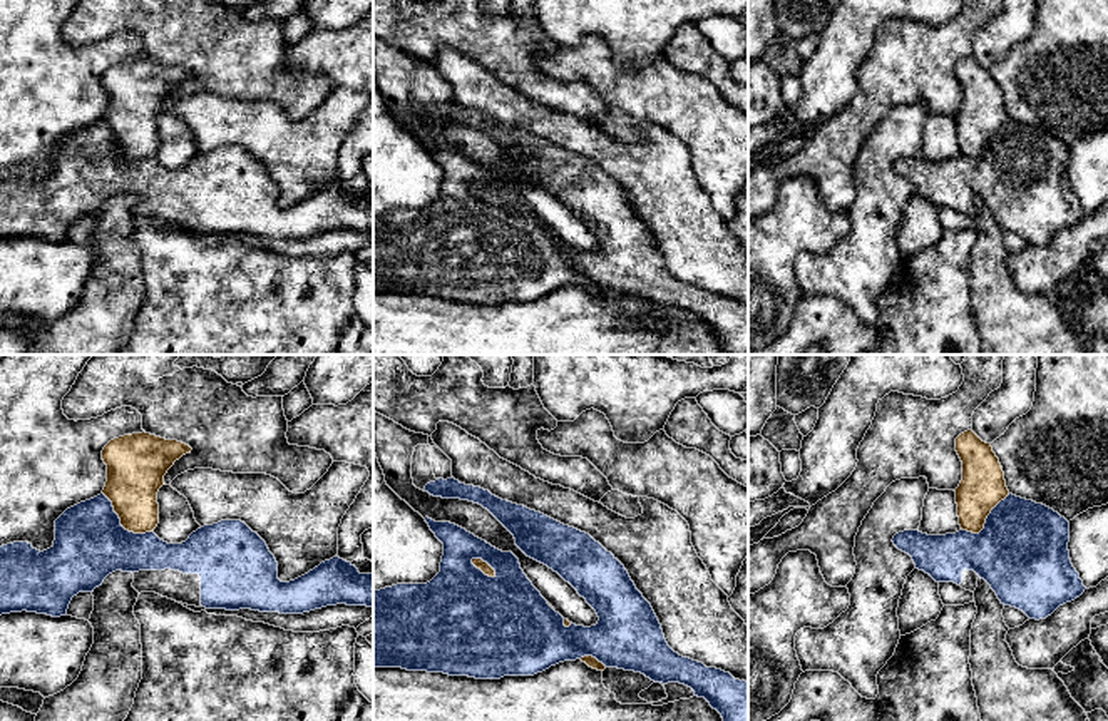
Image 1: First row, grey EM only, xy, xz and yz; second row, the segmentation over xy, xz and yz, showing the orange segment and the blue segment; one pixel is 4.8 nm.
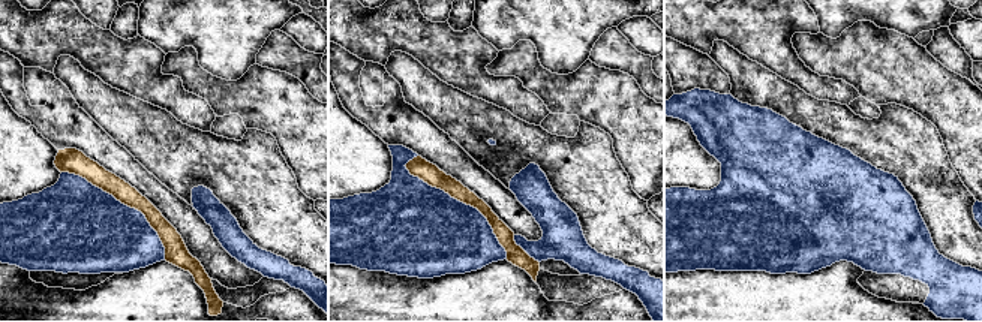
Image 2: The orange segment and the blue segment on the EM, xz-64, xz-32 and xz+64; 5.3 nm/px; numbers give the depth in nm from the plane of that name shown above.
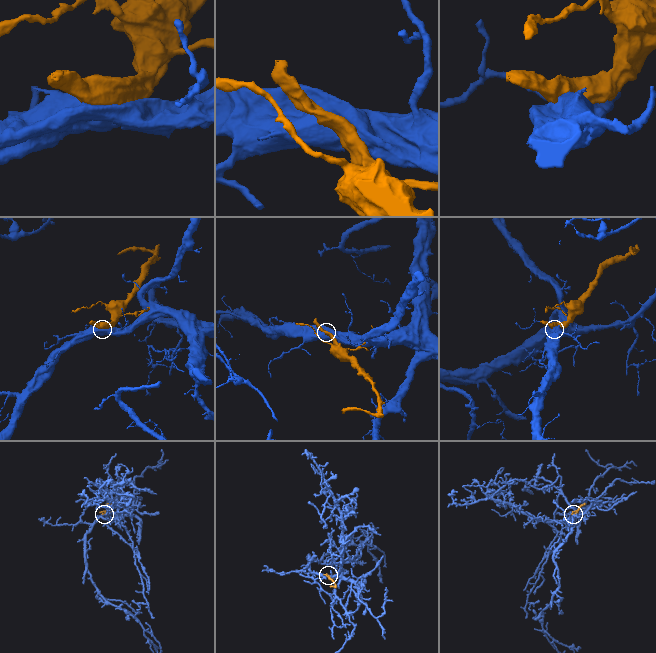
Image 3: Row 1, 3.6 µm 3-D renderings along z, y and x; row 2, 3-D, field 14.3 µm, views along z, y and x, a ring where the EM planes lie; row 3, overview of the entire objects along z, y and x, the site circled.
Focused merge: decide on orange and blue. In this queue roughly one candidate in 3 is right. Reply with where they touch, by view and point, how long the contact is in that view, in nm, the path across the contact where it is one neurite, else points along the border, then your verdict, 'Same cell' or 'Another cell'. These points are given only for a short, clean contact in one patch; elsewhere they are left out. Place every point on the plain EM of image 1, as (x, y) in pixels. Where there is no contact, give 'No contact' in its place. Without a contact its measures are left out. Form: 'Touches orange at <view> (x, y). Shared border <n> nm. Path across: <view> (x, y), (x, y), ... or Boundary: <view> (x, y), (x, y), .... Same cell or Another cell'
Touches orange at xy (121, 149). Shared border 300 nm. Another cell

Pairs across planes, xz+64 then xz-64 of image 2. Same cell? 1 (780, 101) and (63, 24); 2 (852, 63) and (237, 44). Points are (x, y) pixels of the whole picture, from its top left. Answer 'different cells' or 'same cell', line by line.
1: different cells
2: different cells

